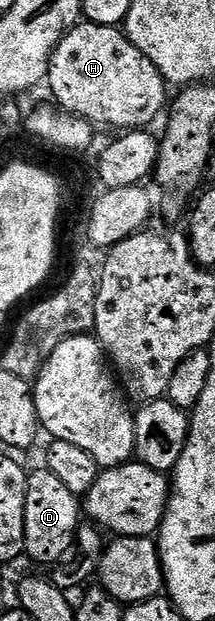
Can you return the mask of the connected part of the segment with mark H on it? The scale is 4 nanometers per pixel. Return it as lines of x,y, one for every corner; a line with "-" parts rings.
74,25
71,32
66,33
64,39
55,47
53,57
49,60
47,85
53,88
53,93
57,96
56,104
60,108
66,113
74,113
76,117
93,122
97,127
106,125
109,129
119,129
117,131
141,131
167,109
165,77
155,67
155,63
151,63
151,59
147,59
147,55
139,51
139,47
129,42
129,38
120,28
112,25

